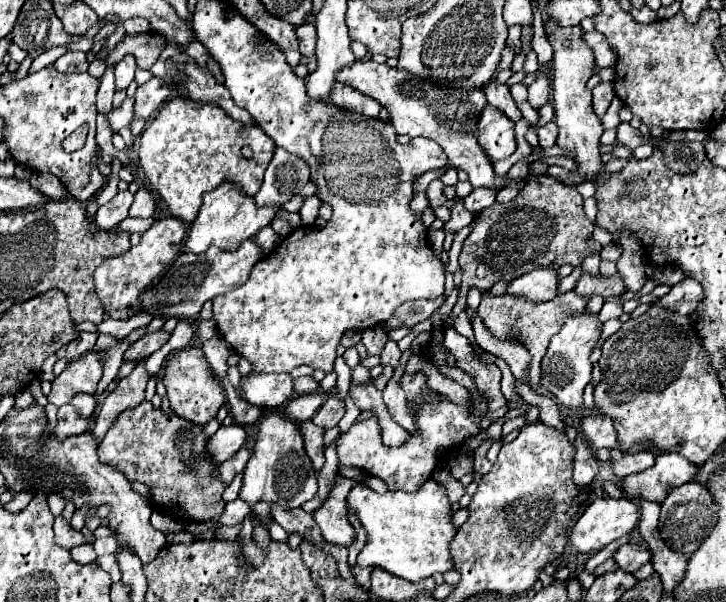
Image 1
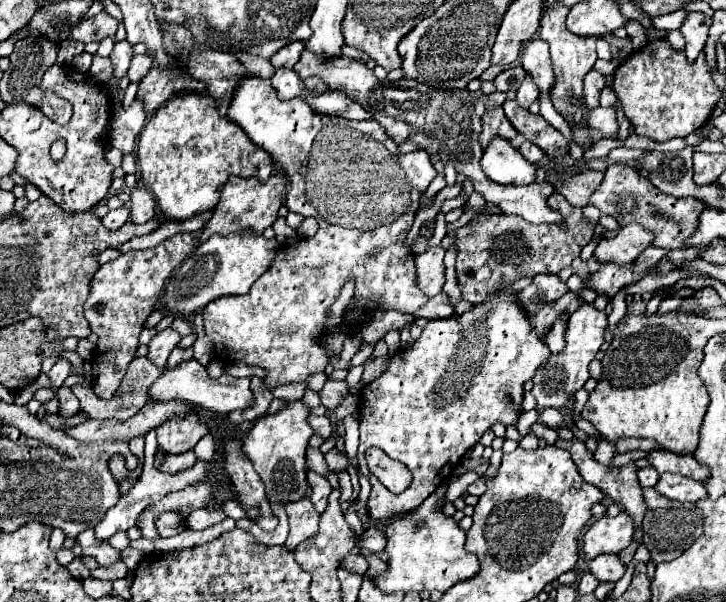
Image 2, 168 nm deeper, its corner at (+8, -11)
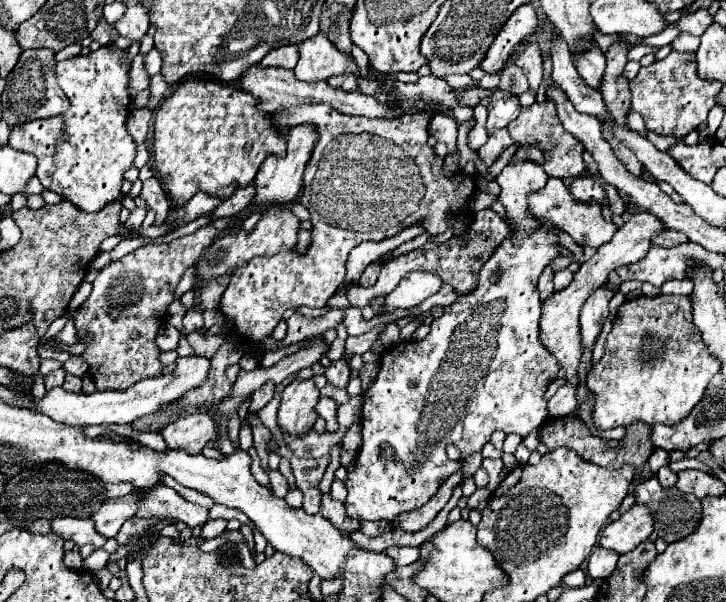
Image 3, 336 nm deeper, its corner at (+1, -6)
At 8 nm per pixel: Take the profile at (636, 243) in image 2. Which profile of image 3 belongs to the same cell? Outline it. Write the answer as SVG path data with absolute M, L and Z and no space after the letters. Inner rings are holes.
M665 230L659 236L655 236L655 240L653 240L653 244L661 246L661 248L673 248L673 246L685 244L685 242L689 242L689 238L685 238L685 234L681 234L681 232L673 232L673 230Z

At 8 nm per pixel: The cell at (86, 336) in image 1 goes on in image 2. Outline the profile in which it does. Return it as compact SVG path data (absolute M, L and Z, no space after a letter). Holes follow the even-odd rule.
M60 357L60 359L56 361L56 365L54 365L54 367L50 369L50 373L48 373L48 377L50 377L50 381L52 381L52 387L58 389L58 387L64 383L64 379L70 375L70 371L72 371L70 361L64 359L64 357Z

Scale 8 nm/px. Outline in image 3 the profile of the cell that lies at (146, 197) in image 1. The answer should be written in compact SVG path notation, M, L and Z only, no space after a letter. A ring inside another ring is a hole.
M155 176L143 182L141 196L145 198L147 206L149 206L151 210L155 210L155 214L157 214L155 226L157 226L157 224L161 224L161 222L165 222L167 212L169 212L169 208L171 208L171 204L169 204L169 198L167 198L165 190L161 188L161 184L159 184L159 180L157 180Z

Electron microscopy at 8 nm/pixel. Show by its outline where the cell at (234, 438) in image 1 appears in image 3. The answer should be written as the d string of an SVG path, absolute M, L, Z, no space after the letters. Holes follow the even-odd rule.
M135 490L123 498L115 498L115 500L105 500L101 504L101 508L91 516L95 522L95 528L101 536L105 538L113 538L117 536L119 528L123 526L125 520L133 518L137 512L137 502L141 500L141 492Z

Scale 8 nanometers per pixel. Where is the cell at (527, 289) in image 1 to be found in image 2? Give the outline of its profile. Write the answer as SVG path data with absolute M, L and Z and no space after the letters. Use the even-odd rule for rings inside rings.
M534 275L532 277L532 285L536 285L544 293L544 299L548 303L560 299L568 291L566 283L562 283L556 275Z

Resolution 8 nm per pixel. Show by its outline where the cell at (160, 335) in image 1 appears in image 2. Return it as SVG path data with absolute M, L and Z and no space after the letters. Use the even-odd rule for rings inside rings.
M164 329L162 333L154 335L152 341L148 343L148 359L162 369L166 365L166 361L168 361L168 355L178 345L178 341L180 341L180 335L176 331Z

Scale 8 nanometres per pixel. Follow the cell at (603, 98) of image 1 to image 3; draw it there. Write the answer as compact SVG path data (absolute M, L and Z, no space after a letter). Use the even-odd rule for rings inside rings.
M595 44L595 46L589 46L583 54L575 54L573 64L581 74L581 78L589 86L597 88L597 82L601 82L601 74L605 72L605 56L599 50L599 46Z

